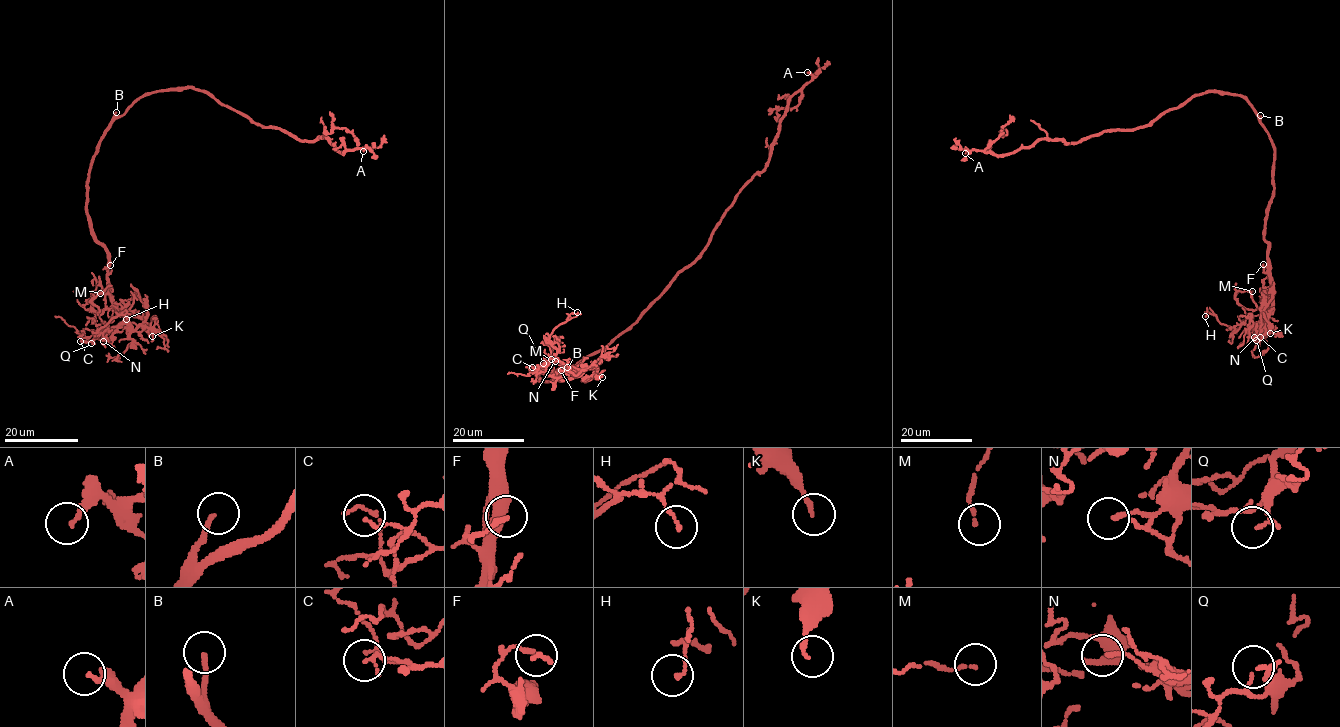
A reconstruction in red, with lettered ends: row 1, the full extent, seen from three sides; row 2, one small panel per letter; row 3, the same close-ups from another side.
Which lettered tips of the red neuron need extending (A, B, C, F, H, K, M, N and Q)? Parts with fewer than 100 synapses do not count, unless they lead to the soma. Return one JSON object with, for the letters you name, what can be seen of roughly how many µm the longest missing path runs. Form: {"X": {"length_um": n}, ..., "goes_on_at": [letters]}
{"B": {"length_um": 45}, "goes_on_at": ["B"]}

